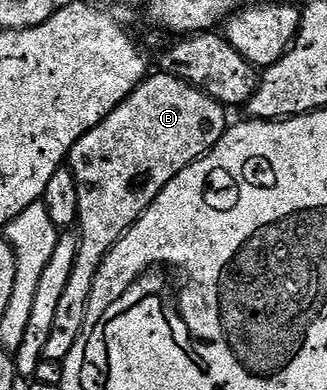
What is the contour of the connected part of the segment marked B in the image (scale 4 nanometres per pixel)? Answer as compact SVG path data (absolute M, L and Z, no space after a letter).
M160 70L149 75L131 92L123 102L106 117L101 124L94 126L75 144L69 152L66 167L74 174L78 182L78 258L74 258L74 270L60 304L56 308L50 338L46 342L44 359L63 362L74 350L82 326L86 326L86 310L90 294L94 290L94 278L104 261L104 255L126 235L136 219L158 198L158 194L174 177L186 170L196 160L202 159L210 149L224 136L230 127L230 119L225 105L210 98L201 88L188 84L176 76L170 76Z

